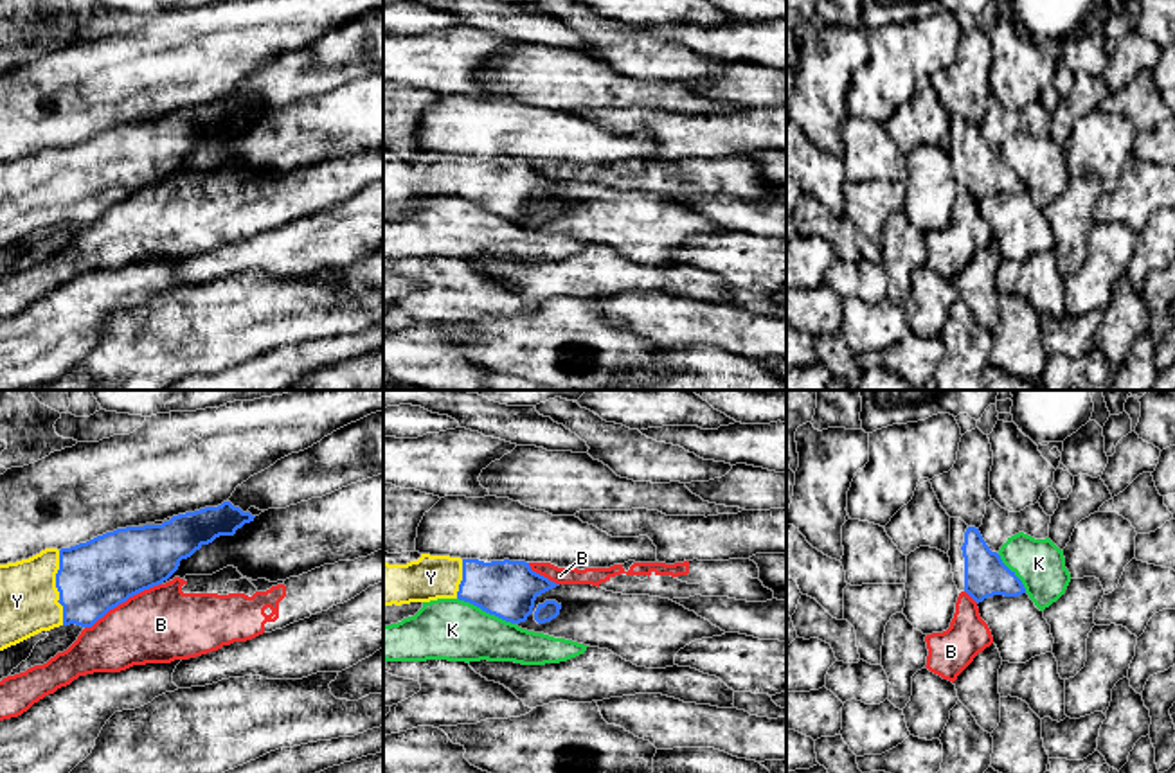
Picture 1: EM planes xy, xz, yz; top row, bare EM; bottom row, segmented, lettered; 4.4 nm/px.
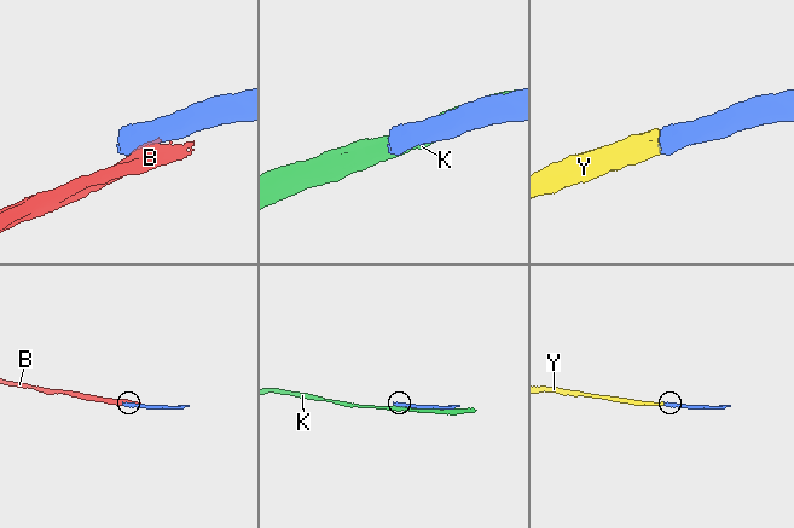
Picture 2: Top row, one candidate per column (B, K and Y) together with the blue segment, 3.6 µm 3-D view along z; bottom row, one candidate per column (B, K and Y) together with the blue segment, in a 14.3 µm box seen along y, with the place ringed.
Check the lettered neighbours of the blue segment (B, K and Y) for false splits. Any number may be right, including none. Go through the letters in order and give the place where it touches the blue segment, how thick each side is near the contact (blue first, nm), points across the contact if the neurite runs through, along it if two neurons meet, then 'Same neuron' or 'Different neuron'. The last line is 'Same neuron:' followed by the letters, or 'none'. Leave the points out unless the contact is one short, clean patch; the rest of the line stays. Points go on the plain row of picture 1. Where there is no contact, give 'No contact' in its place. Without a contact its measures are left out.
B: Touches blue at xy (123, 198). Thickness 320 nm (blue) against 340 nm. Boundary: xy (161, 180), (130, 193), (85, 225). Different neuron
K: Touches blue at xz (486, 209). Thickness 260 nm (blue) against 280 nm. Different neuron
Y: Touches blue at xy (56, 184). Thickness 320 nm (blue) against 260 nm. Path across: xy (94, 175), (80, 182), (56, 184), (29, 195). Same neuron
Same neuron: Y

